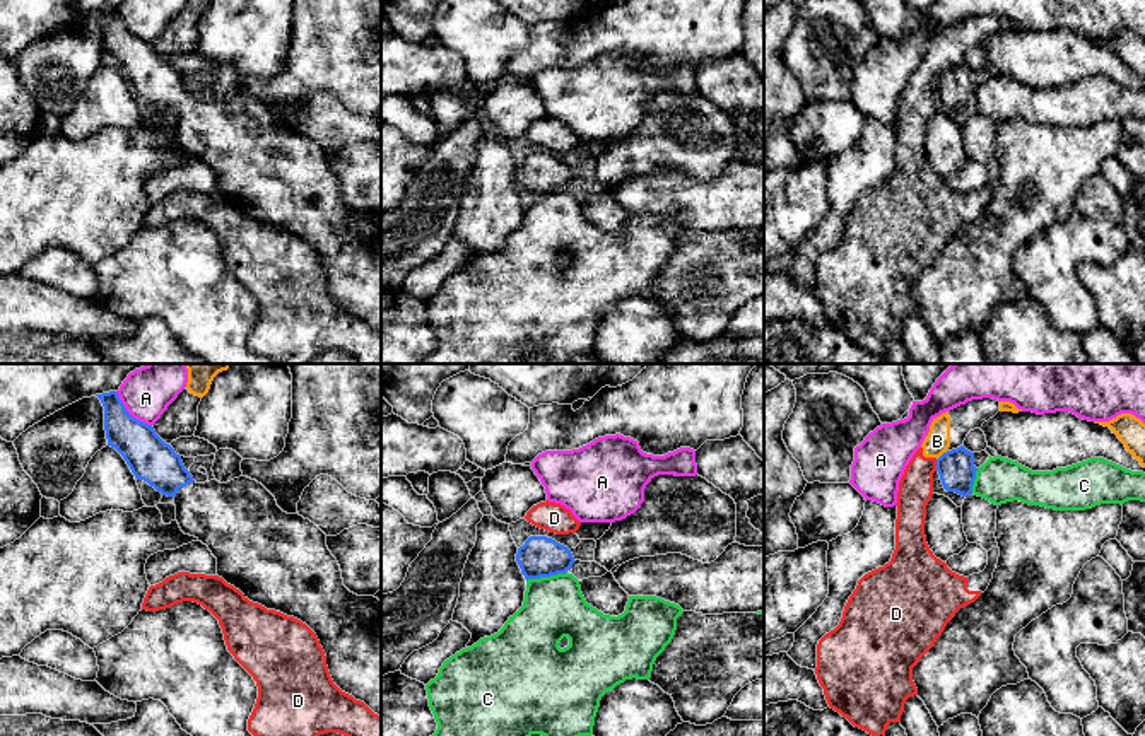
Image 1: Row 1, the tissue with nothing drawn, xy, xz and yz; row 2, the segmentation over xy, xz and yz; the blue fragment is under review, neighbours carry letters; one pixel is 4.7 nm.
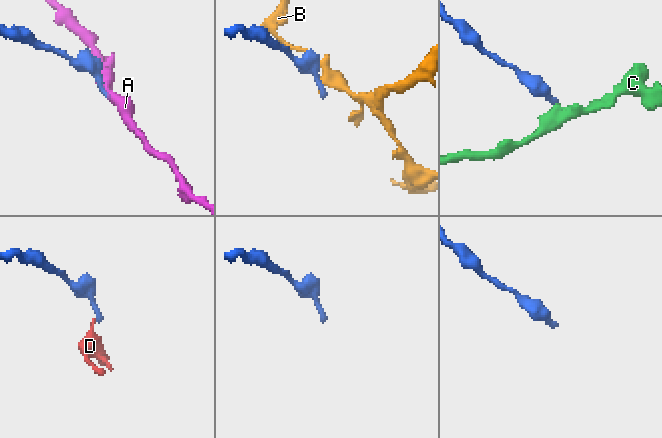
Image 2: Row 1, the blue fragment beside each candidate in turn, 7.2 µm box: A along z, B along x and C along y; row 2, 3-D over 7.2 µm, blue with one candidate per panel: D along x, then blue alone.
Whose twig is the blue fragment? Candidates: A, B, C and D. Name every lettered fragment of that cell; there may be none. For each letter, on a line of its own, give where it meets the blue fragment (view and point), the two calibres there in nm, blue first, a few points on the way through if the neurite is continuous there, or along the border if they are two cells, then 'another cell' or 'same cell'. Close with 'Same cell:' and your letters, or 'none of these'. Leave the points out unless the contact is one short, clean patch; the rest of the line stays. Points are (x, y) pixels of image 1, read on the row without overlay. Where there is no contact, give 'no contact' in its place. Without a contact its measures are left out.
A: xy (129, 31) | 200/190 nm | along xy (115, 9), (134, 35), (151, 43) | another cell
B: yz (942, 72) | 170/120 nm | along yz (947, 67), (937, 77) | another cell
C: xz (546, 193) | 190/300 nm | along xz (566, 188), (527, 198) | another cell
D: yz (937, 82) | 170/160 nm | along yz (935, 77), (937, 87) | another cell
Same cell: none of these

